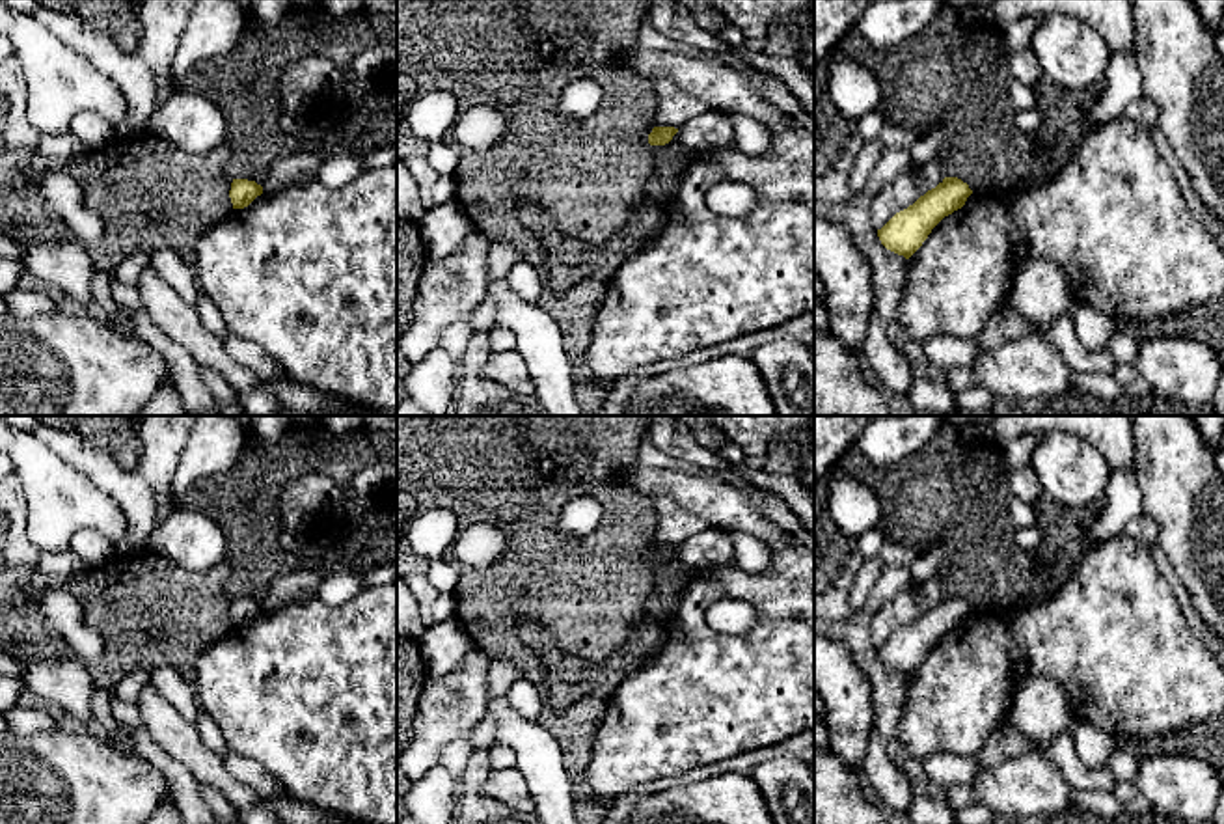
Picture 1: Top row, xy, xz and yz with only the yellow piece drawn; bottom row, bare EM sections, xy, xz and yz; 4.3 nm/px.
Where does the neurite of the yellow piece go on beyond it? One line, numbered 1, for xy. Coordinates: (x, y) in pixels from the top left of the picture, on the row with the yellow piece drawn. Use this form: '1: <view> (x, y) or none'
1: none

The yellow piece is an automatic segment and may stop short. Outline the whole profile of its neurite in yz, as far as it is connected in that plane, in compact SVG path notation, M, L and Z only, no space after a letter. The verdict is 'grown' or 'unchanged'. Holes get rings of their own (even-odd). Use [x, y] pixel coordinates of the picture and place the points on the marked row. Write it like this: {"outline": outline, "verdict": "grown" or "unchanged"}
{"outline": "M945 177L935 188L920 196L913 205L896 213L877 237L881 244L909 259L928 239L932 229L948 214L961 209L972 194L958 177Z", "verdict": "unchanged"}

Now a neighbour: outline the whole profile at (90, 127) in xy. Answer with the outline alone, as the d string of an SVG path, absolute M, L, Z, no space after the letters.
M80 112L71 121L76 136L88 145L97 147L110 140L116 130L95 112Z

